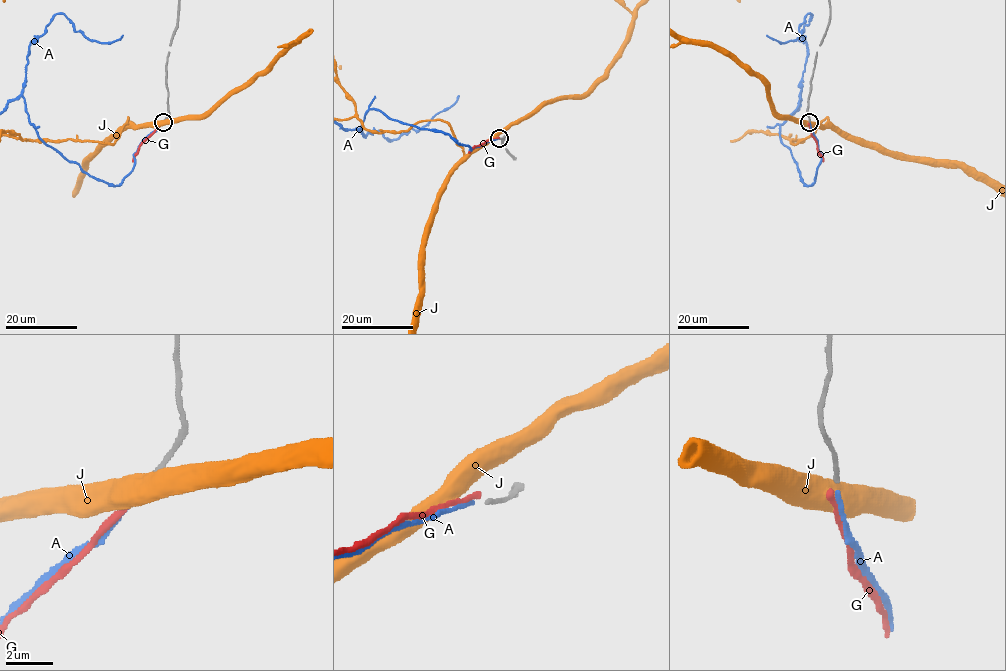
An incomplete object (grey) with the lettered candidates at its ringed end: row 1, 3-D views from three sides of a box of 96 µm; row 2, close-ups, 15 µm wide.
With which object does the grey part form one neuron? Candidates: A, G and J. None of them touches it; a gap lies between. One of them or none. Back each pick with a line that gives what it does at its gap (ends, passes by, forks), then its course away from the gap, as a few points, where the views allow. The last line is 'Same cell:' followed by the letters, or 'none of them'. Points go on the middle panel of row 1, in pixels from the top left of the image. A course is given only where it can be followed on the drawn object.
A: it ends
Same cell: A

